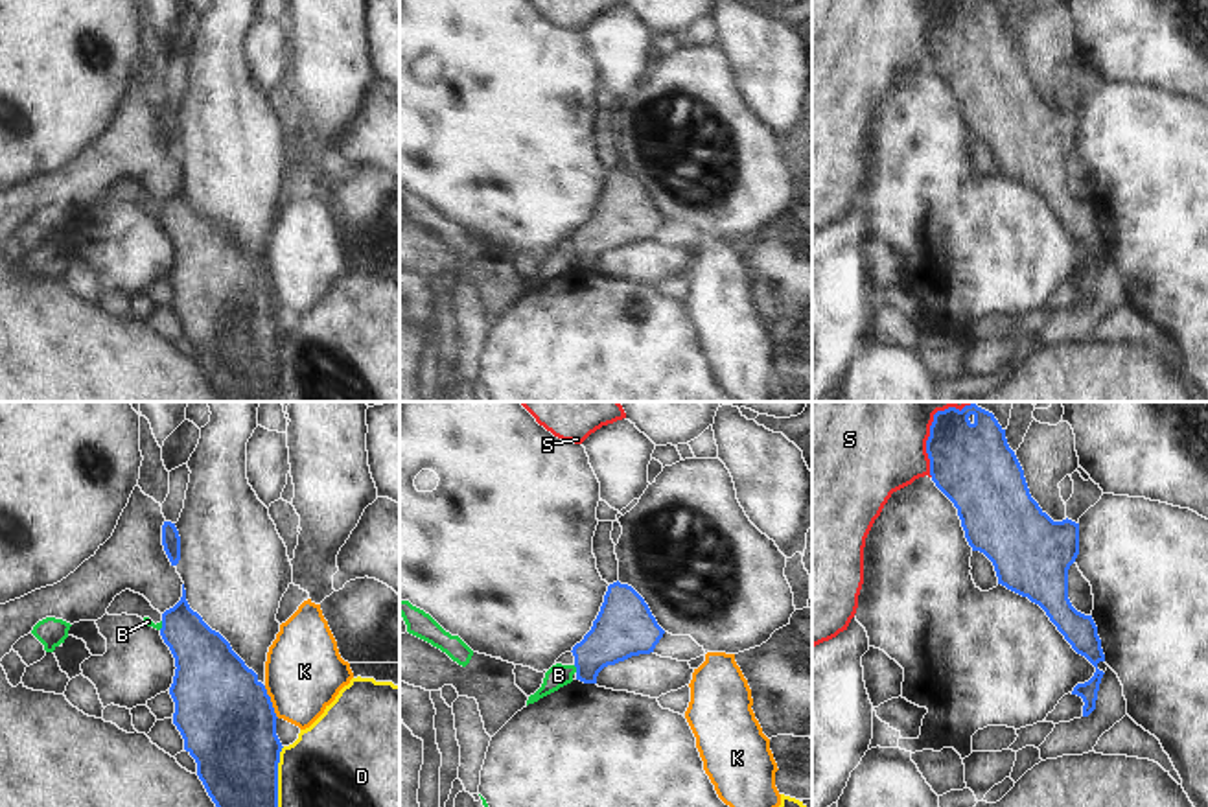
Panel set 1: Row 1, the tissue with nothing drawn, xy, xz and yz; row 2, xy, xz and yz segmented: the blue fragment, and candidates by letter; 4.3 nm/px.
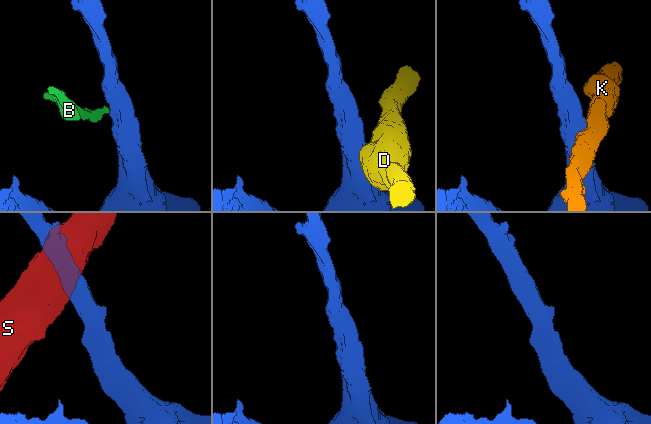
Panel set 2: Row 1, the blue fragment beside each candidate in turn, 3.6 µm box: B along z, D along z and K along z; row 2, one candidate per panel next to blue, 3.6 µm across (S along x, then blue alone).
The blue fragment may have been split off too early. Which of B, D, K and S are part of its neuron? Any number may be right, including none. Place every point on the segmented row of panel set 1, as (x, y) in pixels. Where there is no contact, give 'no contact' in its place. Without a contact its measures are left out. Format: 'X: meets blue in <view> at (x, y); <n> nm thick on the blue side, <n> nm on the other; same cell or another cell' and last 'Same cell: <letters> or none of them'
B: meets blue in xz at (577, 669); 240 nm thick on the blue side, 100 nm on the other; another cell
D: meets blue in xy at (277, 776); 380 nm thick on the blue side, 380 nm on the other; another cell
K: meets blue in xy at (271, 702); 420 nm thick on the blue side, 340 nm on the other; another cell
S: meets blue in yz at (930, 426); 360 nm thick on the blue side, 500 nm on the other; another cell
Same cell: none of them

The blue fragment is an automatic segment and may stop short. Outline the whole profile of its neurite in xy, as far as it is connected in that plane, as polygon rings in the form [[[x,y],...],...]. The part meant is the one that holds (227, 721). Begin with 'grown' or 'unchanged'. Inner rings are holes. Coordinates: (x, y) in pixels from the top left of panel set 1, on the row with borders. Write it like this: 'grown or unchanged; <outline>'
unchanged; [[[184,584],[180,601],[162,614],[160,636],[177,667],[169,687],[175,702],[173,724],[215,807],[278,807],[278,763],[284,746],[276,735],[278,717],[258,674],[190,608]]]

